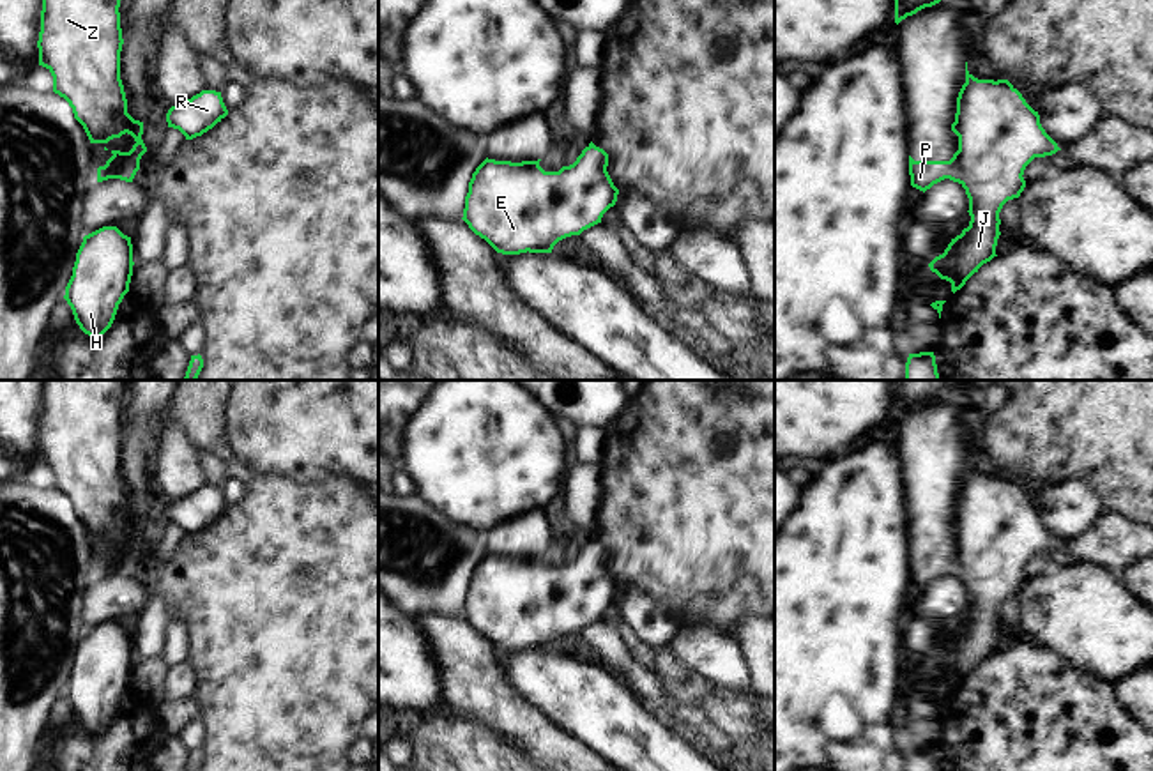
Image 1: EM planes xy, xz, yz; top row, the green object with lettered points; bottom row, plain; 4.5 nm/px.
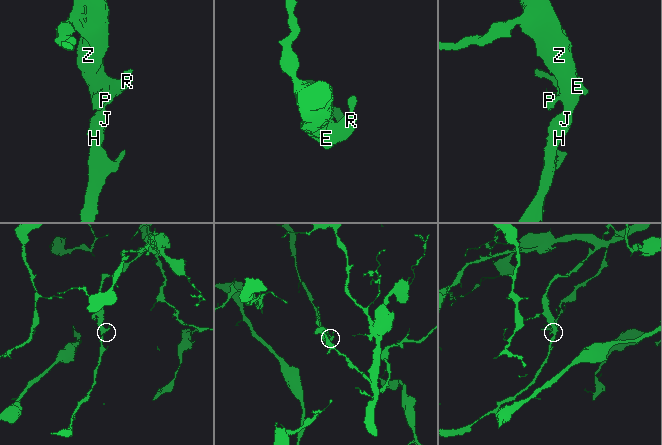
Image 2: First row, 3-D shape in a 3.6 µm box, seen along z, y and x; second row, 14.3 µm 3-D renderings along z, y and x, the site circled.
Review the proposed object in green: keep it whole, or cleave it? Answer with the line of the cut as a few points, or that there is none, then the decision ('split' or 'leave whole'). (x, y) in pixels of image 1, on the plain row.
cut yz (957, 547), (962, 579); split

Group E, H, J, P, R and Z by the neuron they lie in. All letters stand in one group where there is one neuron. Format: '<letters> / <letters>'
E H J R Z / P

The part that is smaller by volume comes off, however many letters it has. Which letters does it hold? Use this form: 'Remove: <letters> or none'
Remove: P

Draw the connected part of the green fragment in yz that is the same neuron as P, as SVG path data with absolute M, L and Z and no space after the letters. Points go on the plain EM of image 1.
M958 548L950 557L914 557L909 552L909 571L911 582L923 589L944 575L962 580Z

